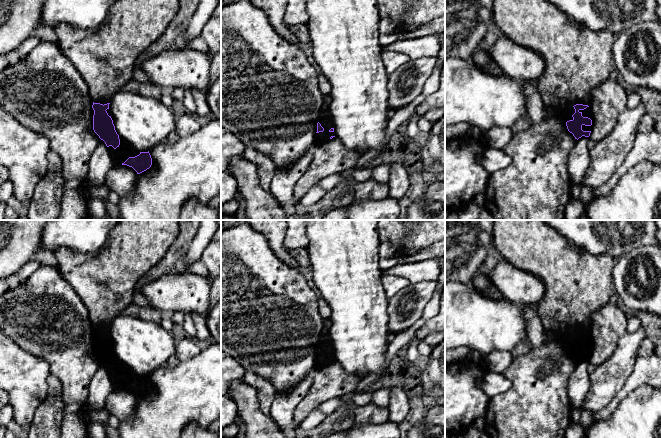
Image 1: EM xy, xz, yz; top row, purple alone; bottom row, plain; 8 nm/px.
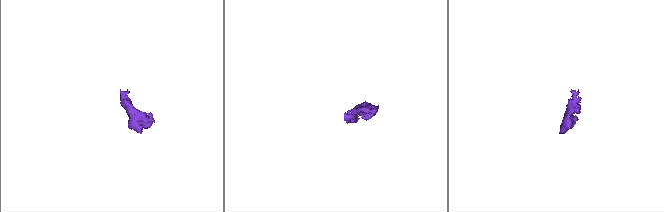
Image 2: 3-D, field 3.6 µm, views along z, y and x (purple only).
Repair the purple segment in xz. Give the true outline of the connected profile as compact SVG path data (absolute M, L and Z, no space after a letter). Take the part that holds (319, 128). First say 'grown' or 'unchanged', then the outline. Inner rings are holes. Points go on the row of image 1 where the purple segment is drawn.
grown | M324 95L323 108L317 123L317 132L315 136L315 143L317 145L327 142L329 139L335 137L333 122L328 109L330 102L330 95Z

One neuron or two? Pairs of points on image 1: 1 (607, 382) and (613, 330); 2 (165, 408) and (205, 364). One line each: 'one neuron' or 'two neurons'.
1: two neurons
2: one neuron

